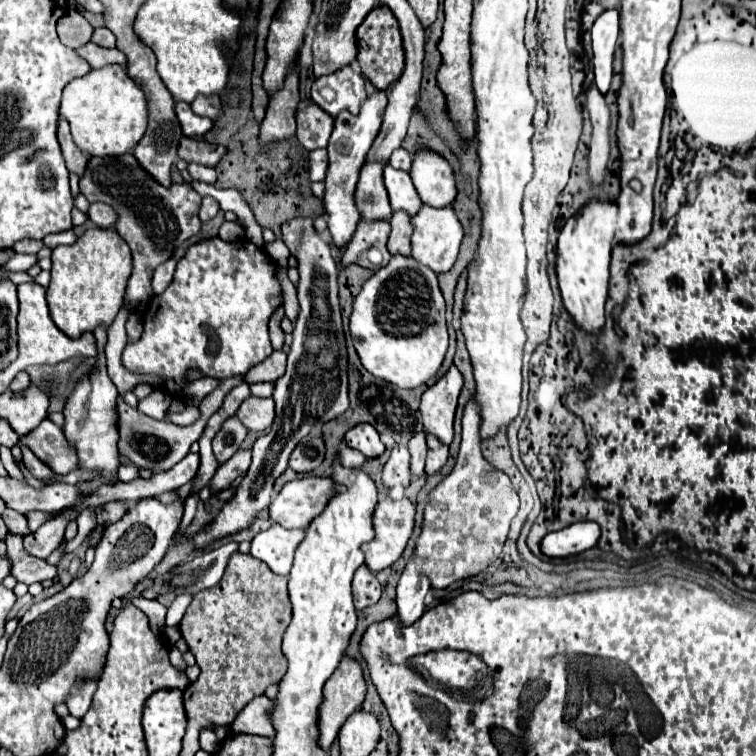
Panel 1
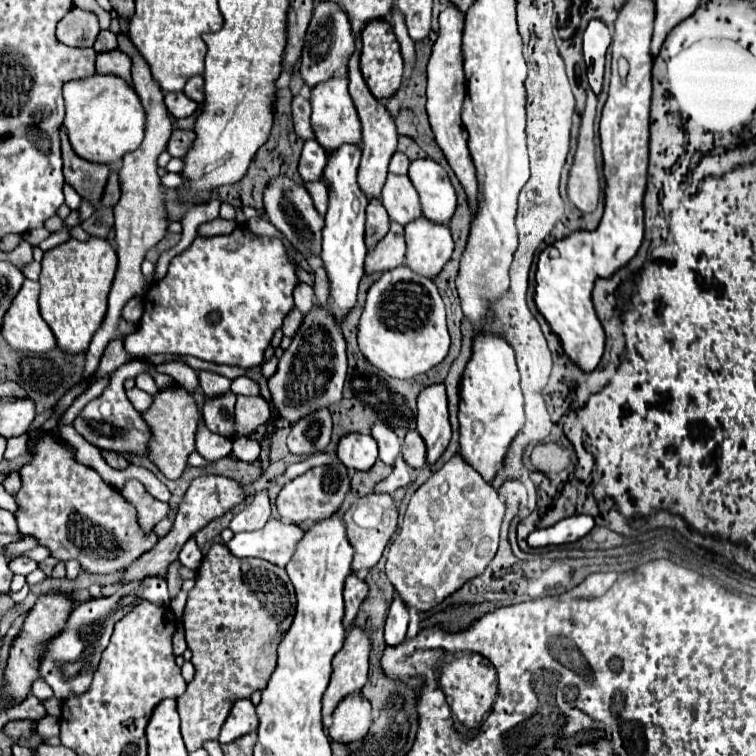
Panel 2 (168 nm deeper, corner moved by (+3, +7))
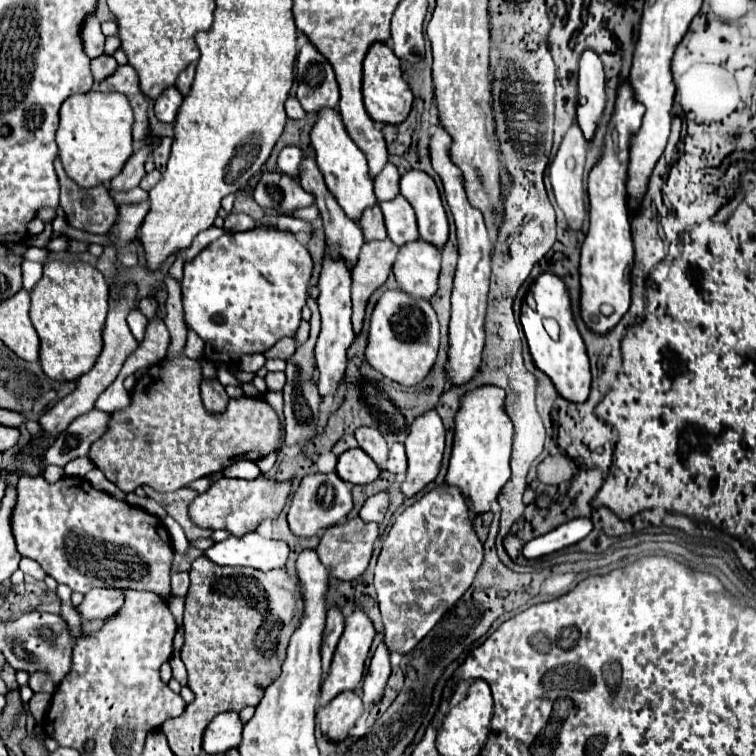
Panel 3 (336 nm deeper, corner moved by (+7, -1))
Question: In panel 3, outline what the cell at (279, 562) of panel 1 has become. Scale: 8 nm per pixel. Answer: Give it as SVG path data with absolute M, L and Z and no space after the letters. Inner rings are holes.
M251 532L243 538L233 536L217 542L205 552L205 556L219 566L249 566L267 572L273 568L285 568L289 552L287 542Z

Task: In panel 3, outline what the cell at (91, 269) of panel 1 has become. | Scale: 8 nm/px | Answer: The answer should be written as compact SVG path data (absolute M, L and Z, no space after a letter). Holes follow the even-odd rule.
M51 260L43 266L43 276L37 282L37 286L31 290L31 322L41 340L41 366L49 378L75 380L91 370L103 346L101 328L107 316L107 296L109 296L109 286L103 274L89 262Z

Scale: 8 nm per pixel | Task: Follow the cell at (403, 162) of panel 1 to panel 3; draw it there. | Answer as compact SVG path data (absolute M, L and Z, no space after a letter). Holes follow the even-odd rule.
M387 162L383 172L375 178L375 196L377 200L391 200L399 194L399 172L397 166Z

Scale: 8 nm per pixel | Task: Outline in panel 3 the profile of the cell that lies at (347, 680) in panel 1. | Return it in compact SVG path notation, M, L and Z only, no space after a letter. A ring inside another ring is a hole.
M355 610L351 616L347 616L347 620L345 620L345 632L343 632L343 636L341 636L337 648L335 648L335 656L333 656L329 674L323 680L321 706L327 706L341 692L355 690L359 686L359 682L363 680L363 674L365 674L365 658L369 654L369 646L373 642L373 636L375 636L375 628L373 628L371 620L367 618L367 614L363 614L361 610Z

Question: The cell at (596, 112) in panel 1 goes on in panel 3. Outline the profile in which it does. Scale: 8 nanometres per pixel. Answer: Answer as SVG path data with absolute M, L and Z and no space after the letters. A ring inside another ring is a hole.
M575 122L565 134L565 140L559 146L559 154L555 154L553 162L549 164L549 178L551 178L555 200L557 200L559 208L563 210L563 214L573 230L579 230L583 226L583 220L585 220L585 188L583 188L585 156L587 156L587 140L583 138L579 124Z

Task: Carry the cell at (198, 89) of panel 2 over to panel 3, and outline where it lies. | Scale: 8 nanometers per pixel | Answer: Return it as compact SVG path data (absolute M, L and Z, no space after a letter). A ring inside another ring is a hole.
M195 64L187 66L187 68L185 68L185 70L179 74L175 88L177 88L177 90L183 94L183 96L187 96L187 94L189 94L189 90L191 90L193 78L195 78Z

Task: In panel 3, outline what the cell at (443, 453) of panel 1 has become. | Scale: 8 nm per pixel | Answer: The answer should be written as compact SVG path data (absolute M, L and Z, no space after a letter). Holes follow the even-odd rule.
M393 444L387 460L387 470L395 474L405 474L407 472L407 454L403 444Z

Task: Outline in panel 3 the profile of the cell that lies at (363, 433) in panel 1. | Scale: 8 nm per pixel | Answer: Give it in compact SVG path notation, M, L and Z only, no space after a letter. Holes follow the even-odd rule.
M351 448L339 456L335 472L351 484L369 484L379 476L381 470L365 450Z

